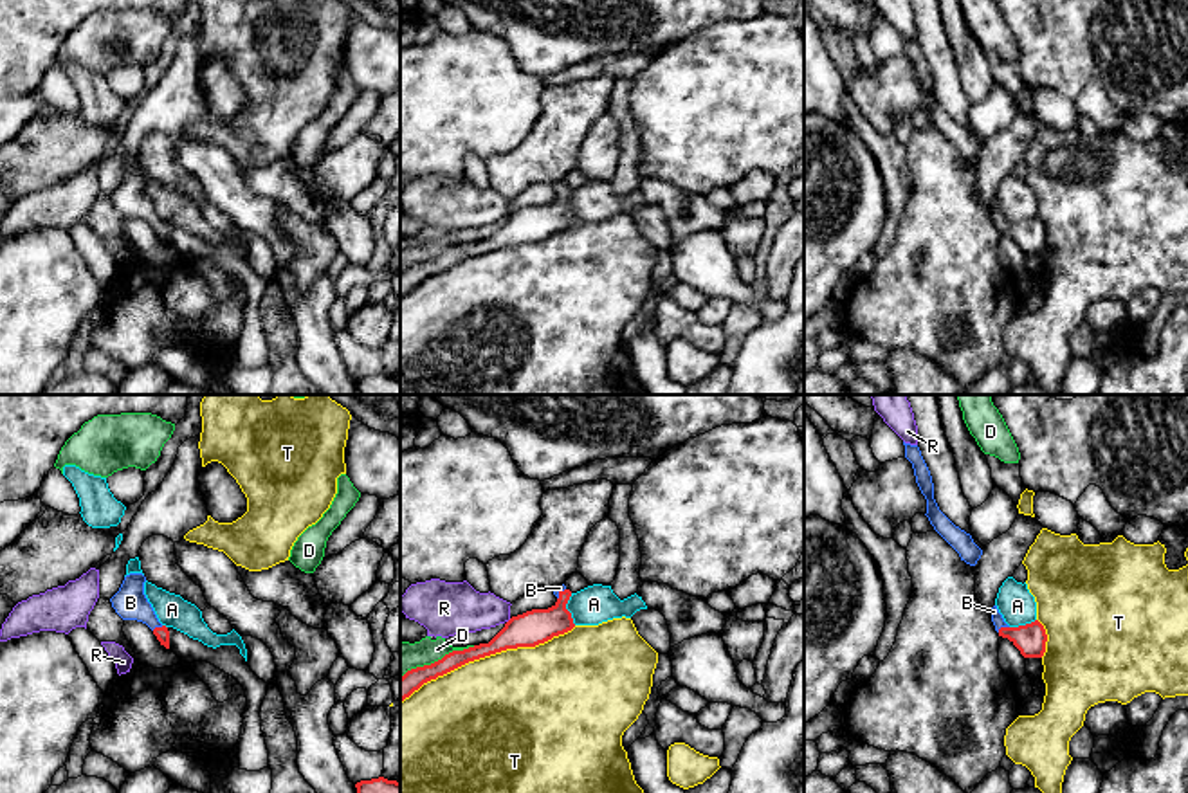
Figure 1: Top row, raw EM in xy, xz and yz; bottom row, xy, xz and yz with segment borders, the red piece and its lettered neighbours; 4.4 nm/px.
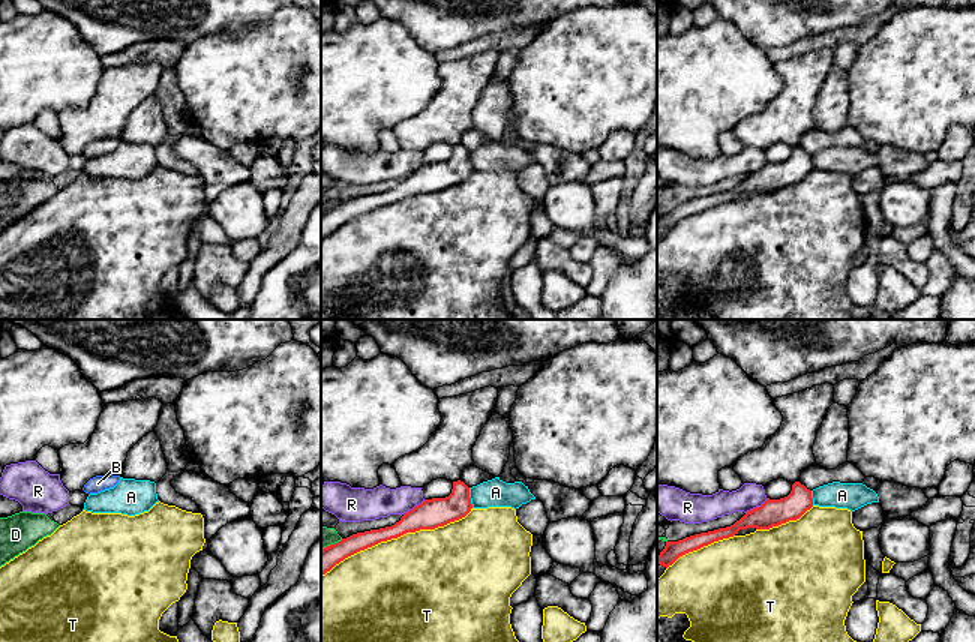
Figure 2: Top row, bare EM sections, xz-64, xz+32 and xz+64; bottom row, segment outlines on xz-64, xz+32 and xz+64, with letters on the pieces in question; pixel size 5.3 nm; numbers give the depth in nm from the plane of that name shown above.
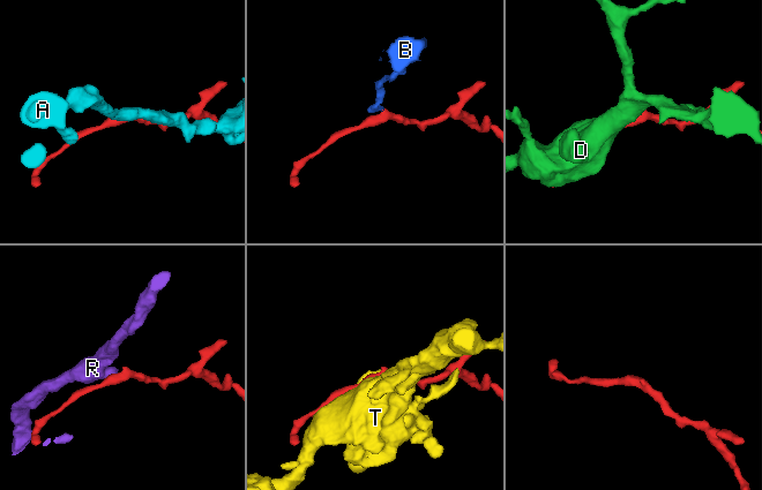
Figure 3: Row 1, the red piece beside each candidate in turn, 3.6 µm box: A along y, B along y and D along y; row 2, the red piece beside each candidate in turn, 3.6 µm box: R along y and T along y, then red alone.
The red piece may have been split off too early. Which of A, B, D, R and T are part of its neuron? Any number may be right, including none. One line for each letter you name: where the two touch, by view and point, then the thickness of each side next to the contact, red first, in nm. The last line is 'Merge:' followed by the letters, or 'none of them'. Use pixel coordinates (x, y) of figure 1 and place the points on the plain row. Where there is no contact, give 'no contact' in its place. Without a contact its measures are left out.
B: contact yz (1003, 224); calibres 140 and 50 nm
Merge: B

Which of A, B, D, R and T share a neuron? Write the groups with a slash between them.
A / B / D / R / T

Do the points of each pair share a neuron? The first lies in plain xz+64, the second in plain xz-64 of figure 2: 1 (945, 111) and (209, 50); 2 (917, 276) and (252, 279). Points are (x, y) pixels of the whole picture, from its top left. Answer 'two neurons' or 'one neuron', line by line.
1: one neuron
2: two neurons

